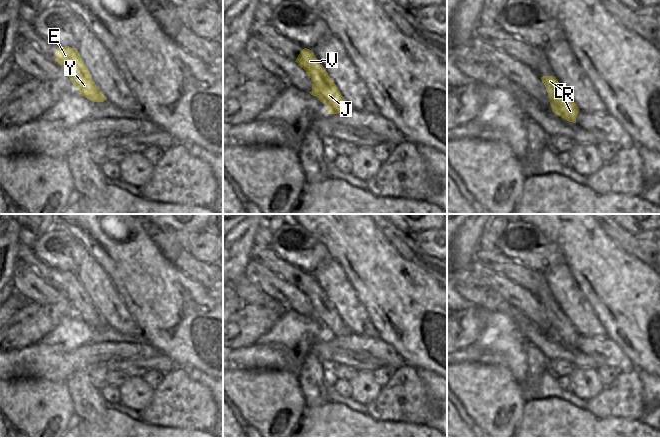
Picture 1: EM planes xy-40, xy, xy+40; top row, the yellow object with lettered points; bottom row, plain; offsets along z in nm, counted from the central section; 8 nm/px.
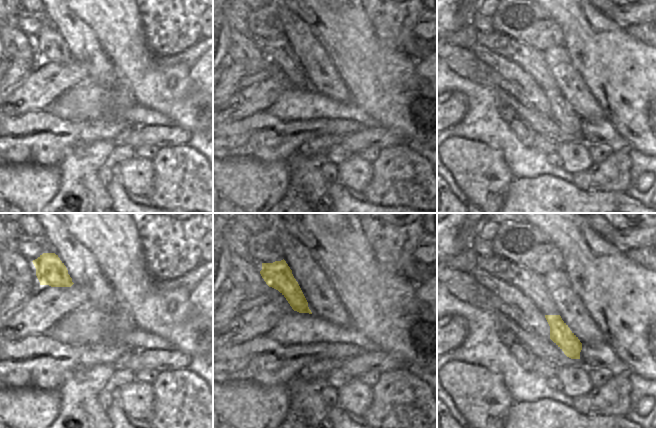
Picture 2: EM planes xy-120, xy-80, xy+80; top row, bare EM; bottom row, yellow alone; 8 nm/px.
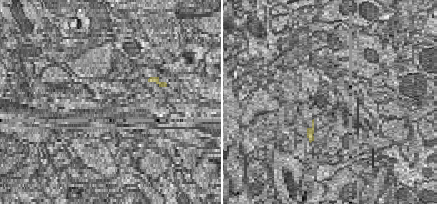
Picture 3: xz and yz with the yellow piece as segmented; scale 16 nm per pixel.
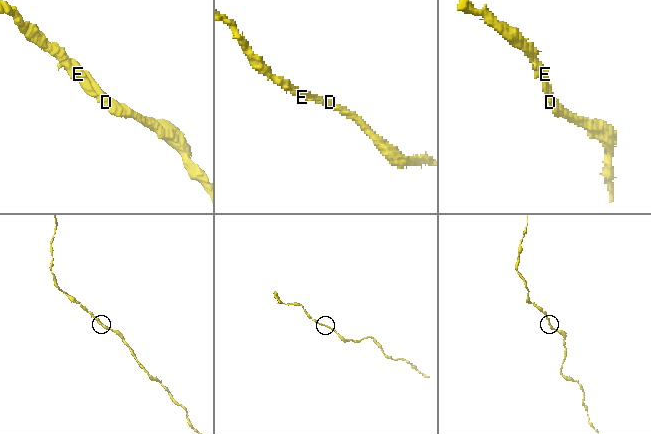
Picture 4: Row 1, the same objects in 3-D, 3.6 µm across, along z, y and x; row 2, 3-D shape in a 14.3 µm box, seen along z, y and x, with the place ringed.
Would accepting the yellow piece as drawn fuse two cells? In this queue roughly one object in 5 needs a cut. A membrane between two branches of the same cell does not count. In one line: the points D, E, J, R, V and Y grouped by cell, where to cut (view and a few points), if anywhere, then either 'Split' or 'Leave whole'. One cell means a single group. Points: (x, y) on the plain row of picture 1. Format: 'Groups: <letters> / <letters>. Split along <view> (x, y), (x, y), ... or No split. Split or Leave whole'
Groups: D E J R V Y. No split. Leave whole

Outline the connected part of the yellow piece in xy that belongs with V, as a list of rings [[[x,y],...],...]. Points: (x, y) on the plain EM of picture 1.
[[[304,272],[296,285],[312,304],[311,319],[316,320],[326,329],[328,338],[339,338],[351,334],[332,302],[328,299],[322,288],[318,285],[312,274]]]

